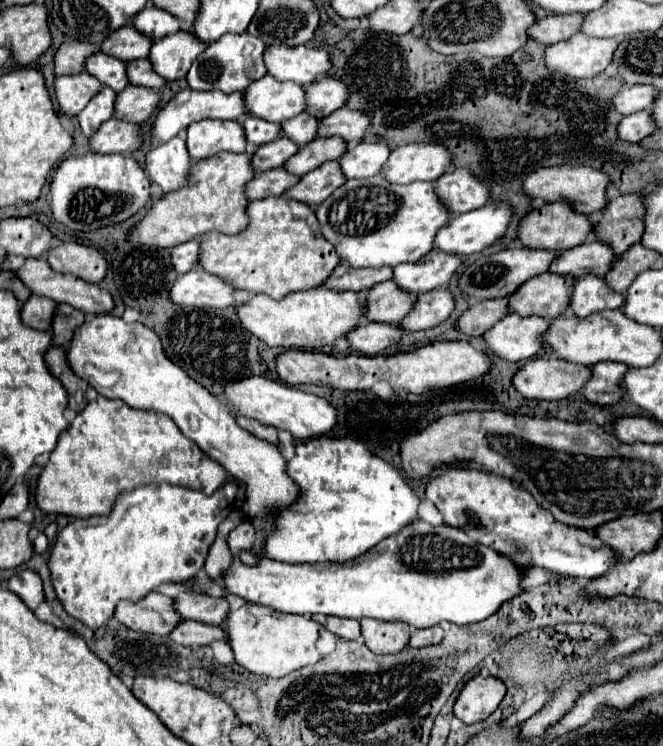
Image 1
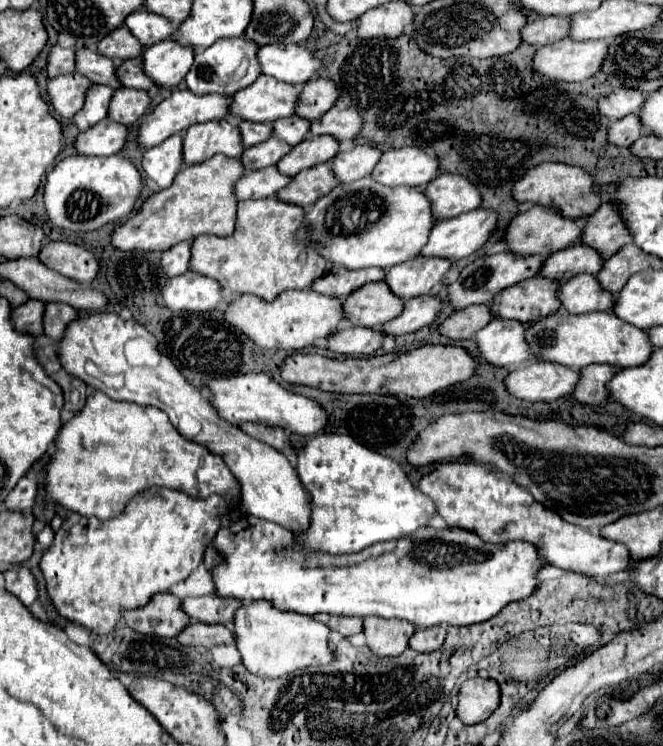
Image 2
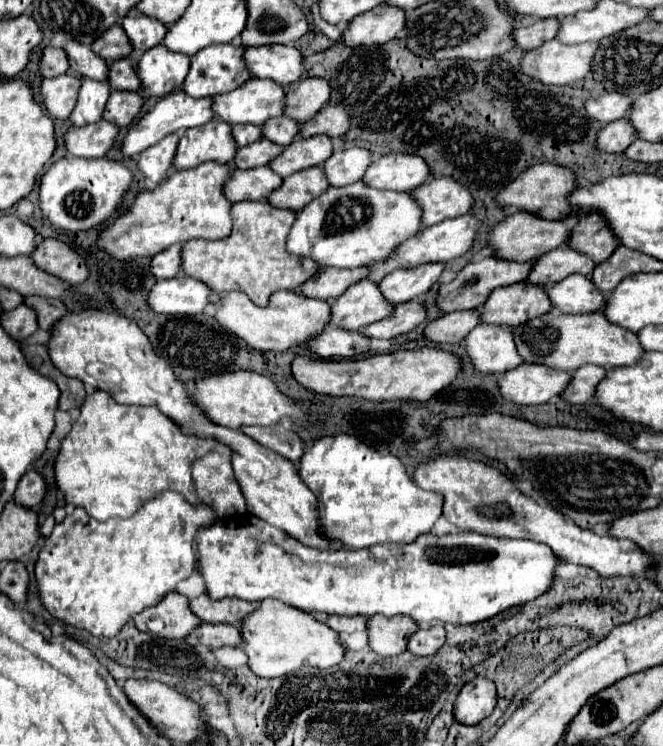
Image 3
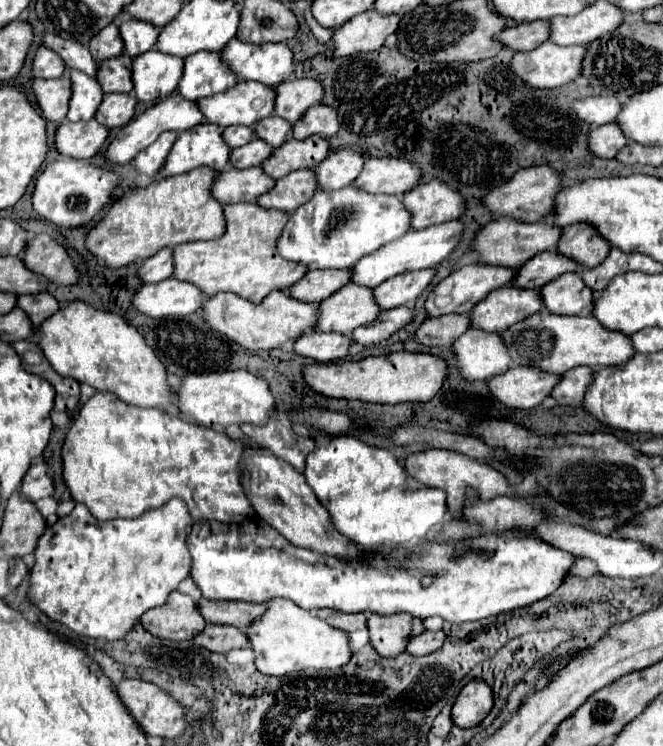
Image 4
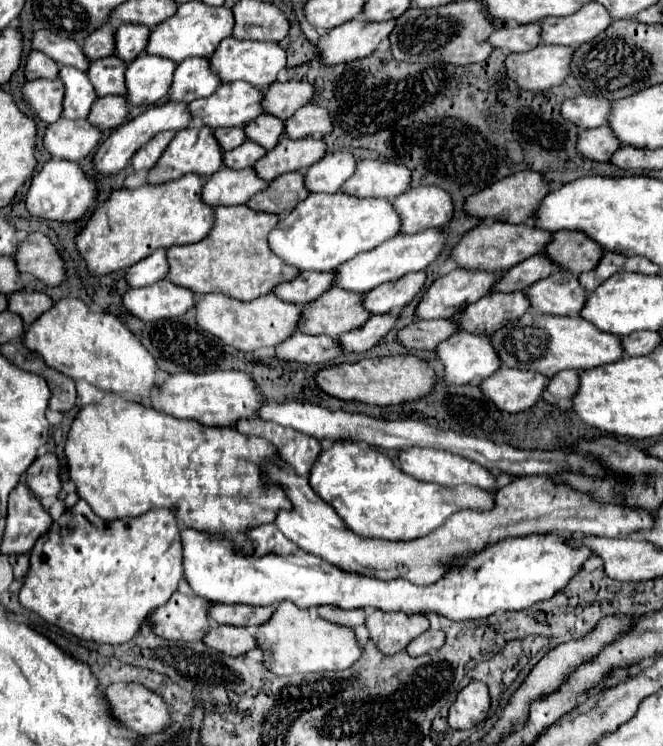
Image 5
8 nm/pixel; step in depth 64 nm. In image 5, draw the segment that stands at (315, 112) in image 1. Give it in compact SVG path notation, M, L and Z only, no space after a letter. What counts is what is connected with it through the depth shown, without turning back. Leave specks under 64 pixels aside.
M298 80L274 82L264 90L262 110L280 120L286 120L300 106L304 106L312 100L312 92L314 92L314 88L306 82L298 82Z

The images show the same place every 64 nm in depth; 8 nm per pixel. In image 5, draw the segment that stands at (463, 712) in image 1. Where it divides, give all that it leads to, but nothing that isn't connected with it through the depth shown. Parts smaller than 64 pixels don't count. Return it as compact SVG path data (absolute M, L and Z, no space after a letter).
M470 682L460 690L456 702L450 706L448 724L454 730L468 730L486 720L490 708L488 688L482 682Z

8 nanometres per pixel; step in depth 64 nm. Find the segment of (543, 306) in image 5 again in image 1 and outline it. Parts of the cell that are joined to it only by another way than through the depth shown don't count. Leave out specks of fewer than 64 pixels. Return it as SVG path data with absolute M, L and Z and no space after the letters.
M584 276L574 280L574 288L570 294L570 310L584 318L592 312L600 312L606 308L620 308L624 304L624 294L614 292L606 286L606 282L598 276Z

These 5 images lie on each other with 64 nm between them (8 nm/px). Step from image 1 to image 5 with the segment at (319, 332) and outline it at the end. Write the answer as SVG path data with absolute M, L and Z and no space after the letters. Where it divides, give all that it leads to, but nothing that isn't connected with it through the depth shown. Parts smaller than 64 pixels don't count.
M212 292L212 294L204 294L194 304L194 320L204 332L210 332L212 336L220 338L224 344L244 352L276 346L278 342L282 342L286 336L294 332L298 324L298 316L300 316L298 306L284 302L274 294L266 294L250 302L240 302L220 292Z

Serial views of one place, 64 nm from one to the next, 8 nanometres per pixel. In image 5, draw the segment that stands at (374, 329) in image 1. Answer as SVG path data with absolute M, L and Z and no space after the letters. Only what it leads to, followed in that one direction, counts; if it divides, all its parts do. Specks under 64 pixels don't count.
M292 332L286 340L274 346L274 358L284 362L328 362L342 354L334 338L328 336L308 336L302 332Z

